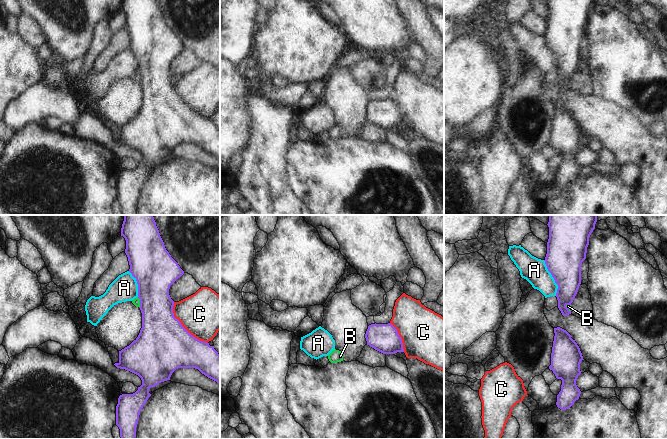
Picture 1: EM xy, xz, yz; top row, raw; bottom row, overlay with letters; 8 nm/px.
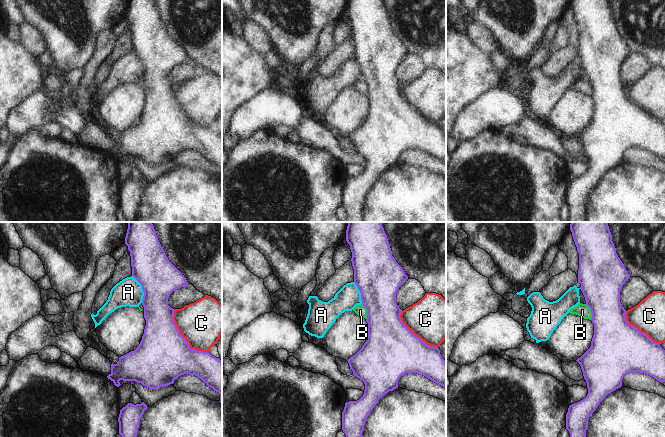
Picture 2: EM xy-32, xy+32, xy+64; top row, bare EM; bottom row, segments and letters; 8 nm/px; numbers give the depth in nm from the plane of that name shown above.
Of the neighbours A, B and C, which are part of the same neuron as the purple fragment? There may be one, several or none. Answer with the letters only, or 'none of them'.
none of them

